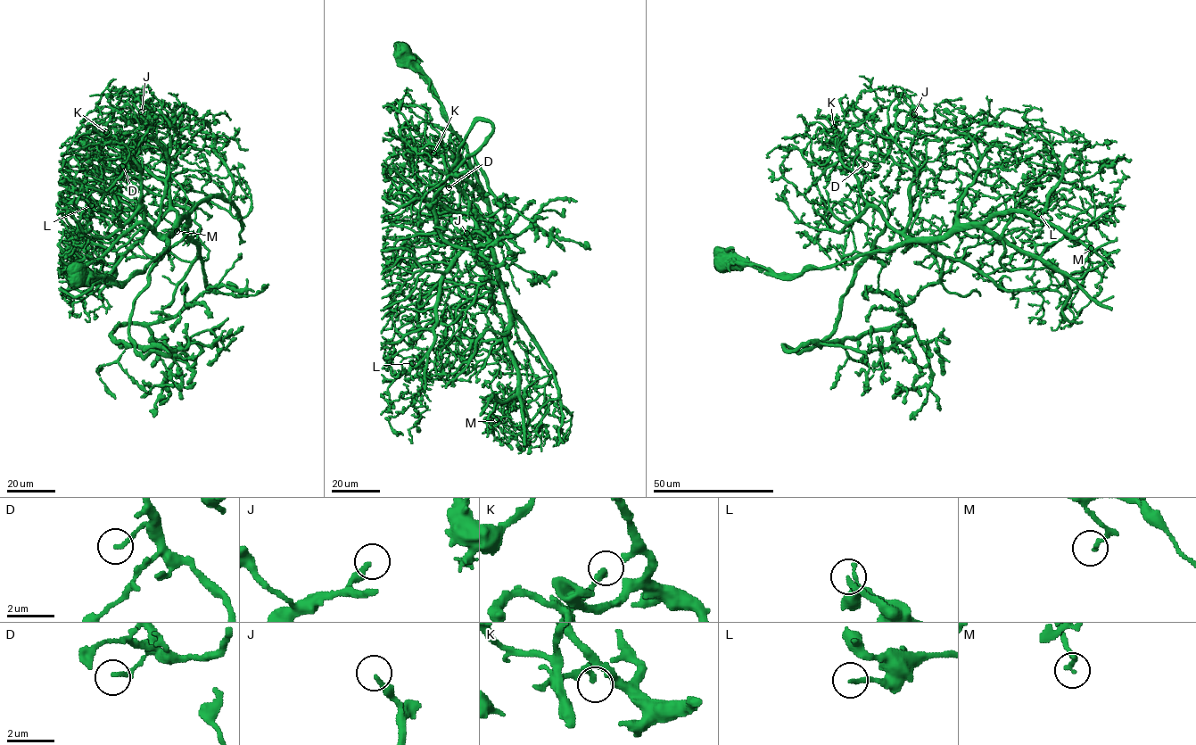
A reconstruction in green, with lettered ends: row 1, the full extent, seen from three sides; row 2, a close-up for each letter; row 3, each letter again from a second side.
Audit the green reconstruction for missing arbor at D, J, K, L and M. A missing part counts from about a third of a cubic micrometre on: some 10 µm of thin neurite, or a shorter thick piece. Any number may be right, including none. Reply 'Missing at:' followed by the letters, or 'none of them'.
Missing at: J

